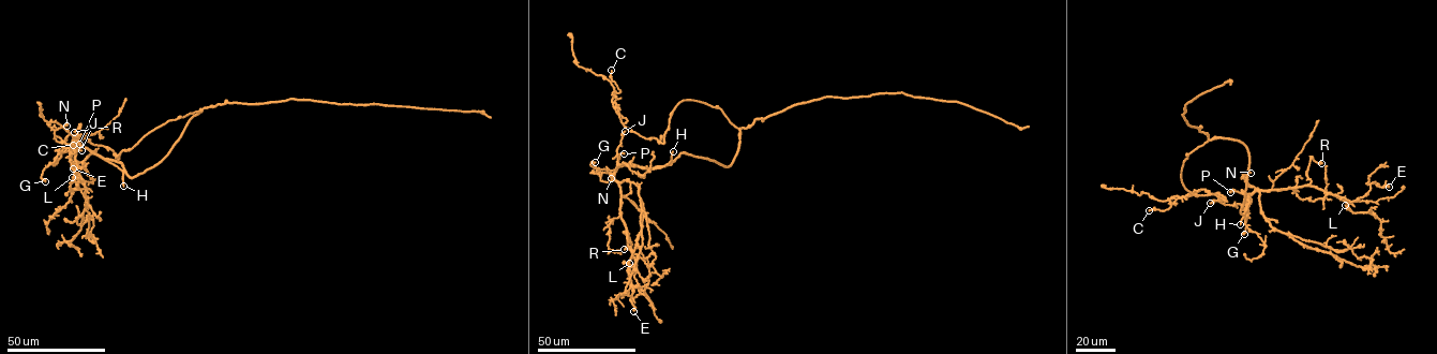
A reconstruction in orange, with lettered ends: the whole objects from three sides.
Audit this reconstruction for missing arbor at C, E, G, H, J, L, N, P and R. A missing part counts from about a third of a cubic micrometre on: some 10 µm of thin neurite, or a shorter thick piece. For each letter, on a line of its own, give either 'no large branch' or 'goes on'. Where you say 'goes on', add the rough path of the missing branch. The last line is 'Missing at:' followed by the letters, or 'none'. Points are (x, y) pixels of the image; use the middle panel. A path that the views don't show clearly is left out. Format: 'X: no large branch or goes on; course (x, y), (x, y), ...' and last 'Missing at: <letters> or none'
C: no large branch
E: no large branch
G: no large branch
H: goes on
J: no large branch
L: no large branch
N: no large branch
P: no large branch
R: no large branch
Missing at: H

